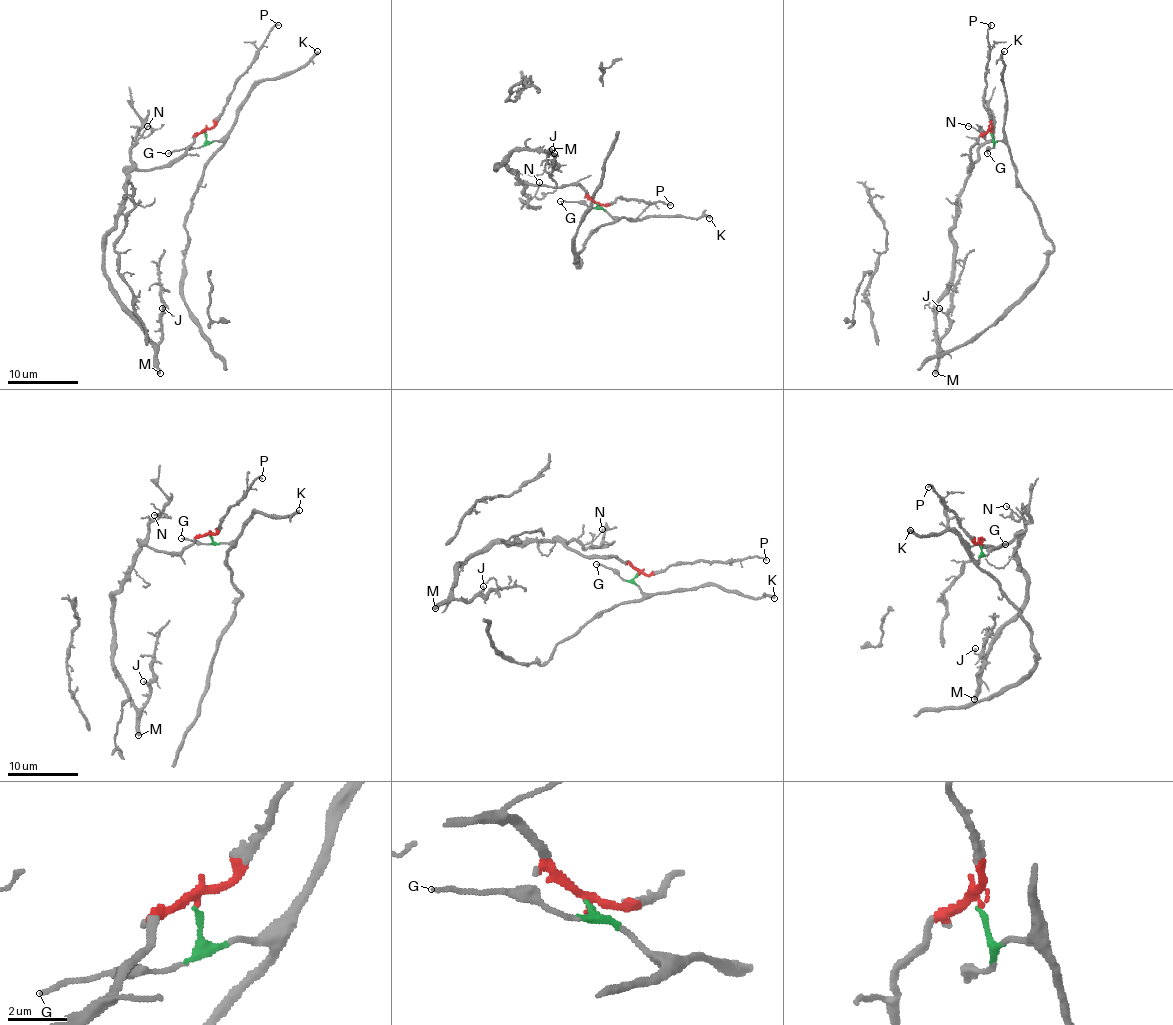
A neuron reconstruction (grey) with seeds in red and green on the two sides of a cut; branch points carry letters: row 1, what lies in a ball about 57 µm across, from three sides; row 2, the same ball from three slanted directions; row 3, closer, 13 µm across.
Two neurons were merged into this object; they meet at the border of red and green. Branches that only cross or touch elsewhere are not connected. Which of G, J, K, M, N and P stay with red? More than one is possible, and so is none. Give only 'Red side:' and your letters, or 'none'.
Red side: J, M, N, P

